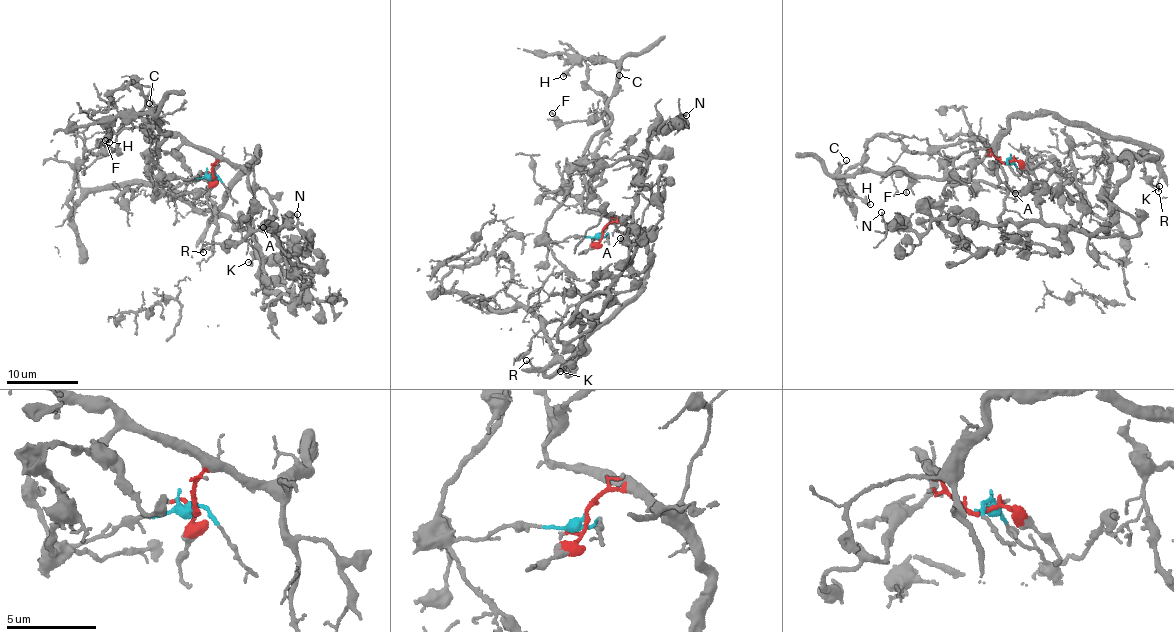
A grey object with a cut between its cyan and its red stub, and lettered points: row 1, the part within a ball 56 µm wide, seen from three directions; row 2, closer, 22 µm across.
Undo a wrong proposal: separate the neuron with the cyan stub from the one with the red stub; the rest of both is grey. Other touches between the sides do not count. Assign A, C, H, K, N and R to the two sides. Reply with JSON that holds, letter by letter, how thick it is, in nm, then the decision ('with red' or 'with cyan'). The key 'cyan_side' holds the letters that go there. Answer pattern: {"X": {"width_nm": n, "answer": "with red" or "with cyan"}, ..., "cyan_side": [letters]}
{"A": {"width_nm": 80, "answer": "with red"}, "C": {"width_nm": 100, "answer": "with cyan"}, "H": {"width_nm": 280, "answer": "with cyan"}, "K": {"width_nm": 100, "answer": "with red"}, "N": {"width_nm": 170, "answer": "with red"}, "R": {"width_nm": 90, "answer": "with red"}, "cyan_side": ["C", "H"]}

